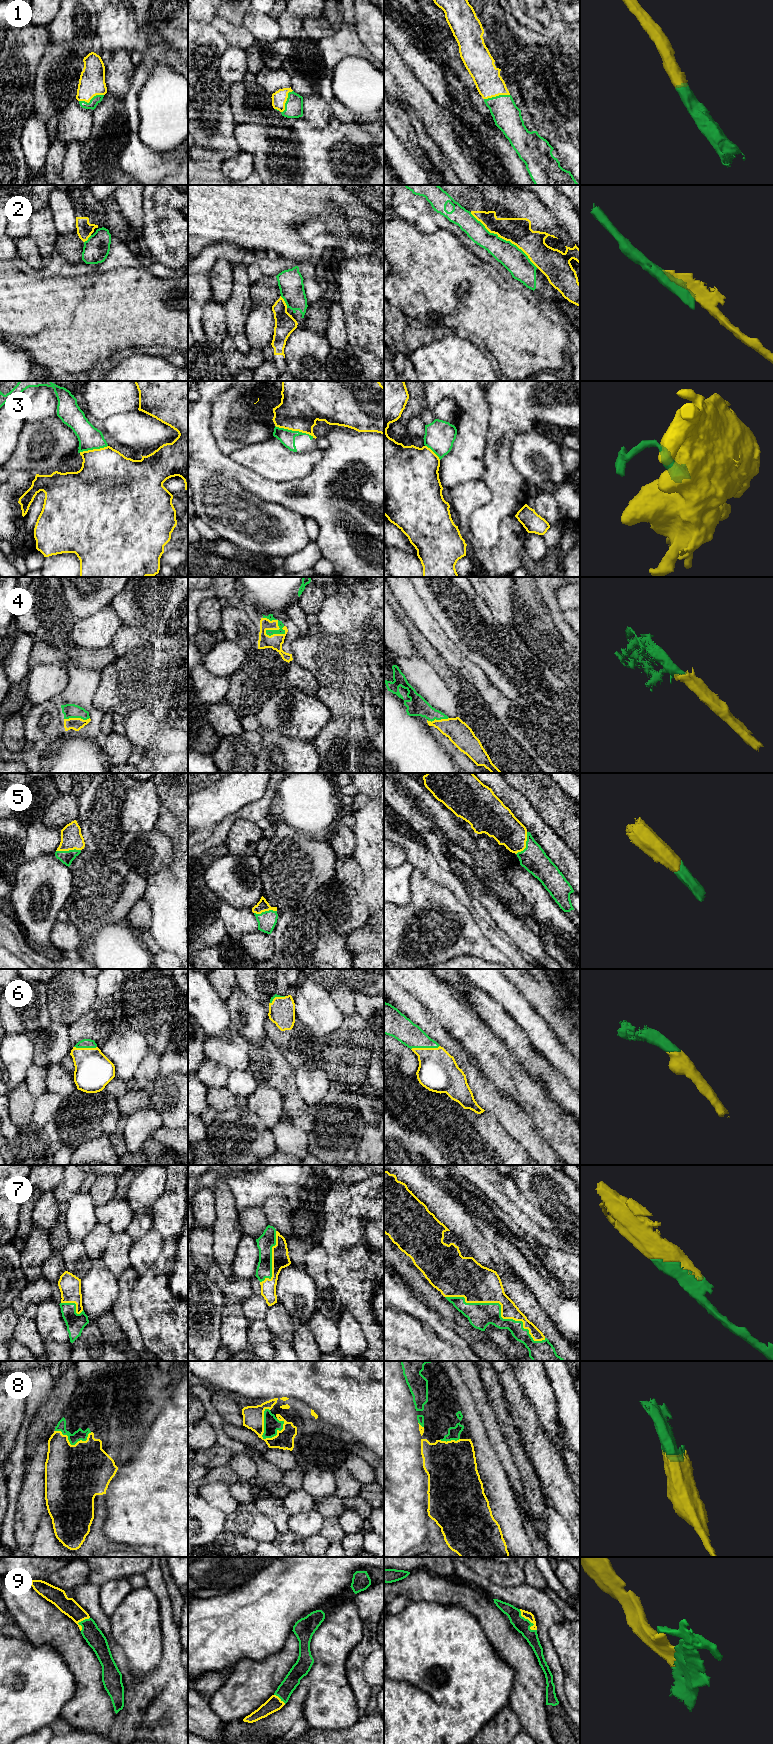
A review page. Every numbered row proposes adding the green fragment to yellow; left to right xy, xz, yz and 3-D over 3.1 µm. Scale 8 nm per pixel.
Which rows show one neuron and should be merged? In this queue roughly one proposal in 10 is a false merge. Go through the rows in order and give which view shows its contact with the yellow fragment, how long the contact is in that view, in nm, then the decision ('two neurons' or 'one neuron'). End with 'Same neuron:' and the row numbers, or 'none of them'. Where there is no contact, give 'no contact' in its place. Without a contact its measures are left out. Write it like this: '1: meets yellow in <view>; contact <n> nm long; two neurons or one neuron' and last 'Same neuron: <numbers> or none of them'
1: meets yellow in xy; contact 200 nm long; one neuron
2: meets yellow in yz; contact 700 nm long; two neurons
3: meets yellow in xz; contact 320 nm long; one neuron
4: meets yellow in xz; contact 220 nm long; one neuron
5: meets yellow in yz; contact 200 nm long; one neuron
6: meets yellow in yz; contact 240 nm long; one neuron
7: meets yellow in yz; contact 900 nm long; one neuron
8: meets yellow in xz; contact 260 nm long; one neuron
9: meets yellow in yz; contact 220 nm long; one neuron
Same neuron: 1, 3, 4, 5, 6, 7, 8, 9

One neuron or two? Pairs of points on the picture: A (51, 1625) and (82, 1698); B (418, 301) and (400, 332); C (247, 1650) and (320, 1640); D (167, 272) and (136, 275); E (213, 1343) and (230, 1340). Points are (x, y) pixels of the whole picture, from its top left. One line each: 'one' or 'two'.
A: one
B: two
C: two
D: two
E: two

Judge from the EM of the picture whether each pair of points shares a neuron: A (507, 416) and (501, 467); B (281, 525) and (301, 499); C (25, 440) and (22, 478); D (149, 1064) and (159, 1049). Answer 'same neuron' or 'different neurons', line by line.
A: same neuron
B: different neurons
C: different neurons
D: different neurons

